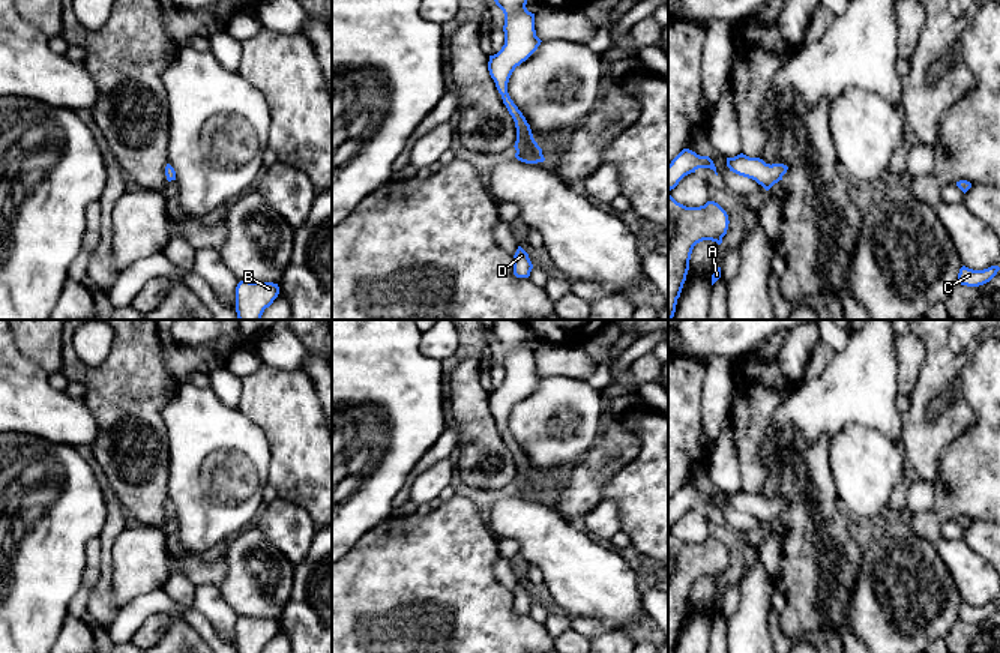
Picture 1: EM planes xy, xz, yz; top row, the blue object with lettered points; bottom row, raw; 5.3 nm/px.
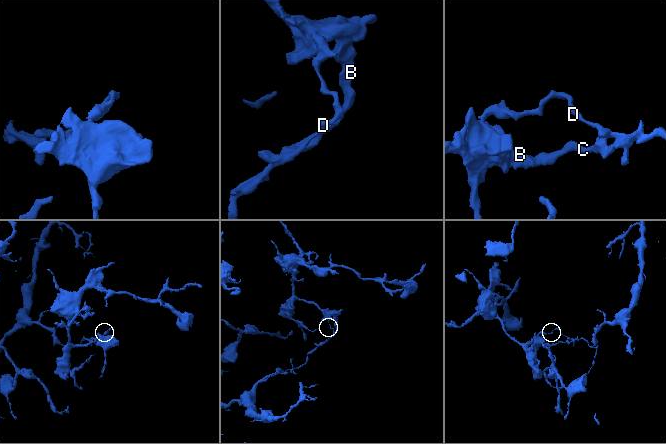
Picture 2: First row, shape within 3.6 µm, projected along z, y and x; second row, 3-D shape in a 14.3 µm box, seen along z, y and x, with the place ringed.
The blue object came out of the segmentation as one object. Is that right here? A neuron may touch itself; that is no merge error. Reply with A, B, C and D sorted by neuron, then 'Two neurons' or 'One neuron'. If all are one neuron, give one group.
Groups: A B C / D. Two neurons

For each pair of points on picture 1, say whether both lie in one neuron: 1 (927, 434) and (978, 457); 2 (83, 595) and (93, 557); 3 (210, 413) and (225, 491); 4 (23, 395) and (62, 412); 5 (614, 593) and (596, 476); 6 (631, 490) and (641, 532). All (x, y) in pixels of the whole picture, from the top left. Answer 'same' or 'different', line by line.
1: different
2: same
3: same
4: same
5: different
6: same

